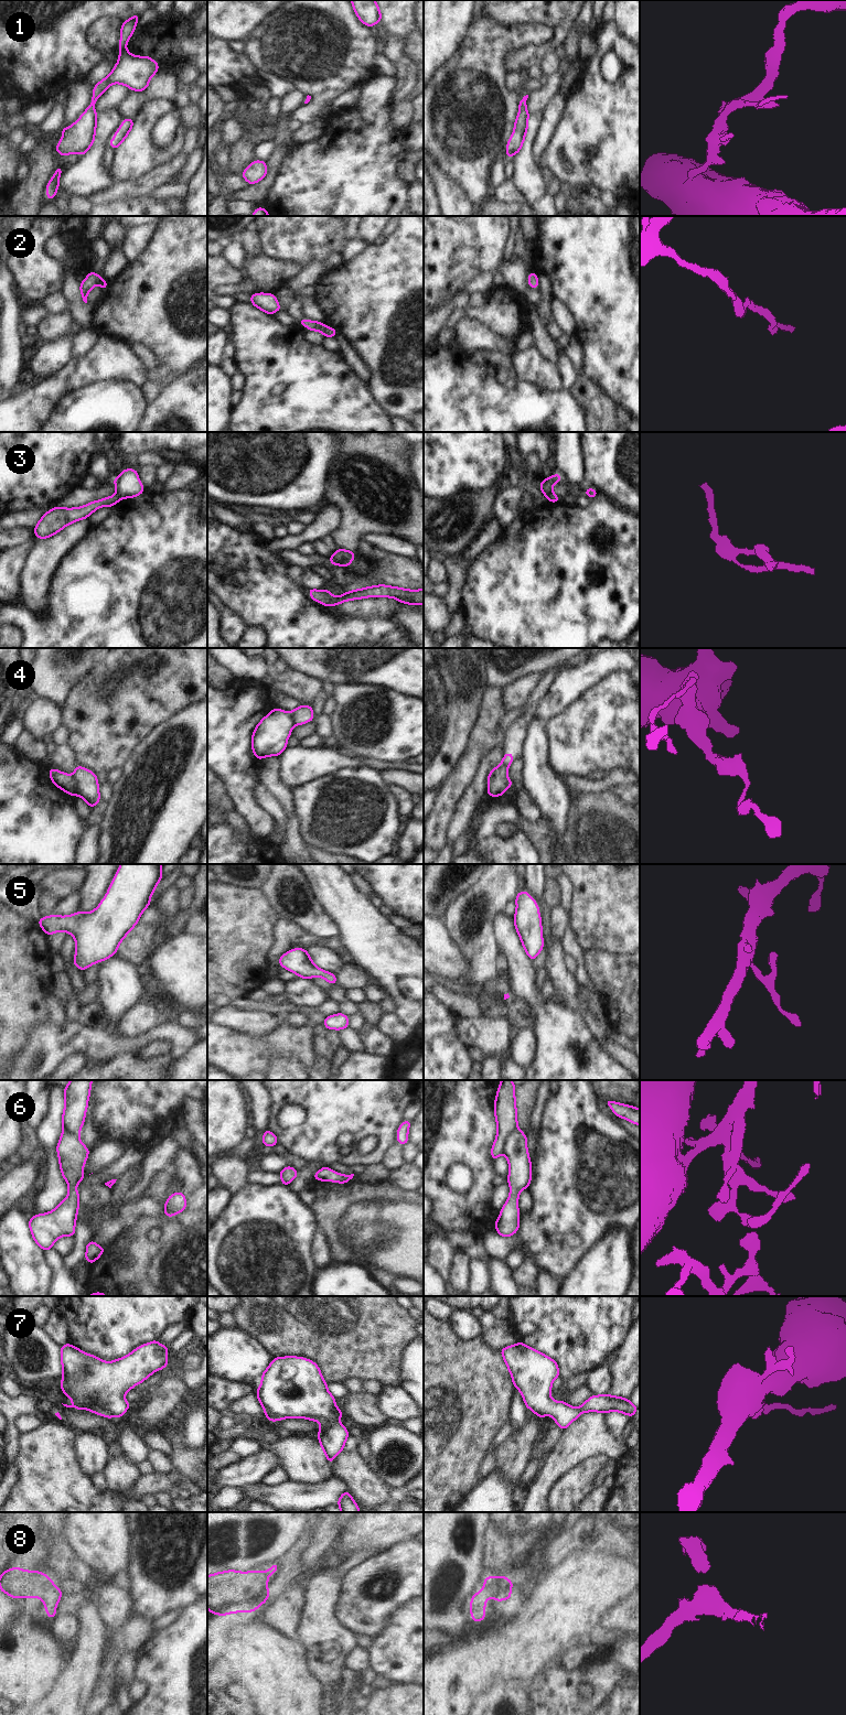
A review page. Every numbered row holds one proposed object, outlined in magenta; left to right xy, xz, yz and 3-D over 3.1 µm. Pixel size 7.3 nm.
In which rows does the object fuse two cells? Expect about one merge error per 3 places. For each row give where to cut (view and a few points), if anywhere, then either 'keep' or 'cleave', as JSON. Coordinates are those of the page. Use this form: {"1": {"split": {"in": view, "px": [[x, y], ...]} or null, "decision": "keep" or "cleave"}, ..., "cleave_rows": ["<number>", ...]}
{"1": {"split": null, "decision": "keep"}, "2": {"split": null, "decision": "keep"}, "3": {"split": {"in": "xy", "px": [[116, 494], [120, 498]]}, "decision": "cleave"}, "4": {"split": {"in": "yz", "px": [[507, 766], [499, 766], [488, 782]]}, "decision": "cleave"}, "5": {"split": null, "decision": "keep"}, "6": {"split": null, "decision": "keep"}, "7": {"split": null, "decision": "keep"}, "8": {"split": null, "decision": "keep"}, "cleave_rows": ["3", "4"]}

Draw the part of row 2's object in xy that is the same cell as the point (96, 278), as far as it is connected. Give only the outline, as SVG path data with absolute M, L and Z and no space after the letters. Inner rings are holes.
M93 271L87 274L87 278L81 282L79 289L82 299L85 303L87 303L87 294L93 289L94 285L101 285L103 291L106 290L108 281L103 280L101 277Z

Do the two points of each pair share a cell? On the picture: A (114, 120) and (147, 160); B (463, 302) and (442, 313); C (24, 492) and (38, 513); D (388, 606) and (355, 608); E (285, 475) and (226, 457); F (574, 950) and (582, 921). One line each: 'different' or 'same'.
A: different
B: same
C: different
D: same
E: same
F: different

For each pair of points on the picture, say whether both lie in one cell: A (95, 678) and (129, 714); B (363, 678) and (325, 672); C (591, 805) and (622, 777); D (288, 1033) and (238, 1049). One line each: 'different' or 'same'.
A: same
B: same
C: different
D: same

